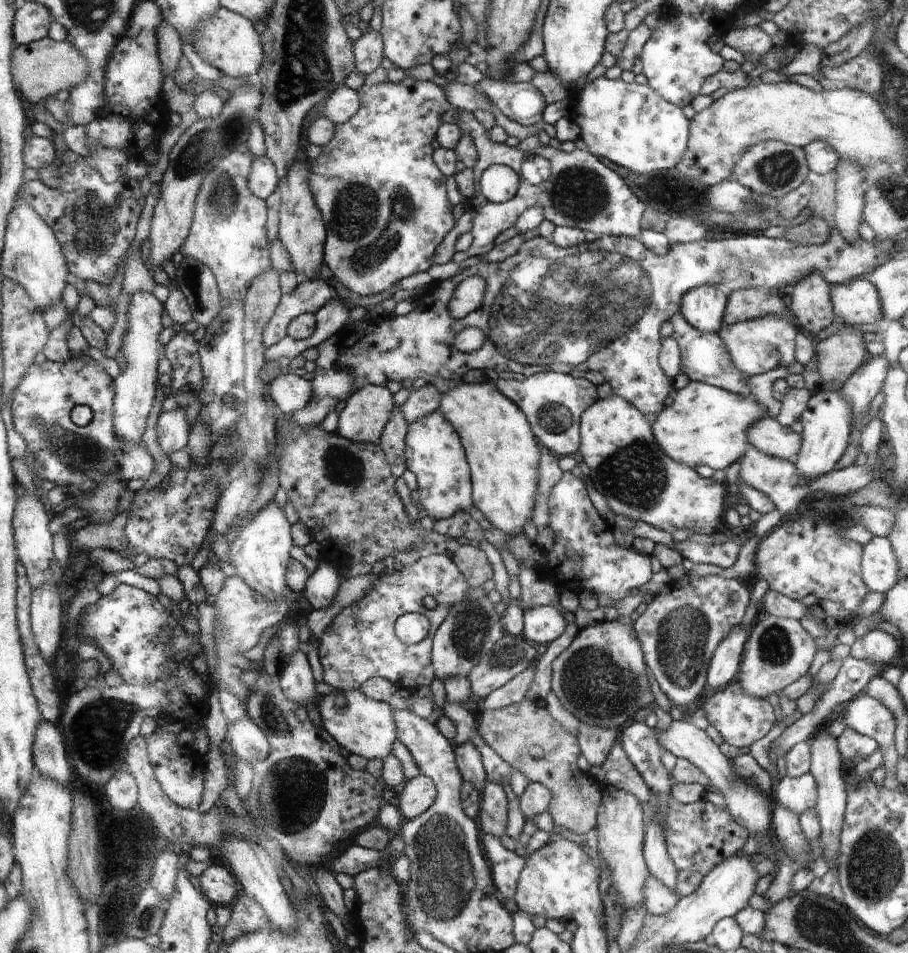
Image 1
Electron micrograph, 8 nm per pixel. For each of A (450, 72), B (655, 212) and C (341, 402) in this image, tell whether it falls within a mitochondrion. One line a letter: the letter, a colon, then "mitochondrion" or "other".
A: other
B: other
C: other

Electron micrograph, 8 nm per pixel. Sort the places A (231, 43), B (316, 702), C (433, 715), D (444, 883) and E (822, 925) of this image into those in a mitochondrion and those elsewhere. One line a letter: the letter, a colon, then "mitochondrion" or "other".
A: other
B: other
C: other
D: mitochondrion
E: mitochondrion

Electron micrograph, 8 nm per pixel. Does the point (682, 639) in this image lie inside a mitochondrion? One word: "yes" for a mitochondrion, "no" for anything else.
yes

